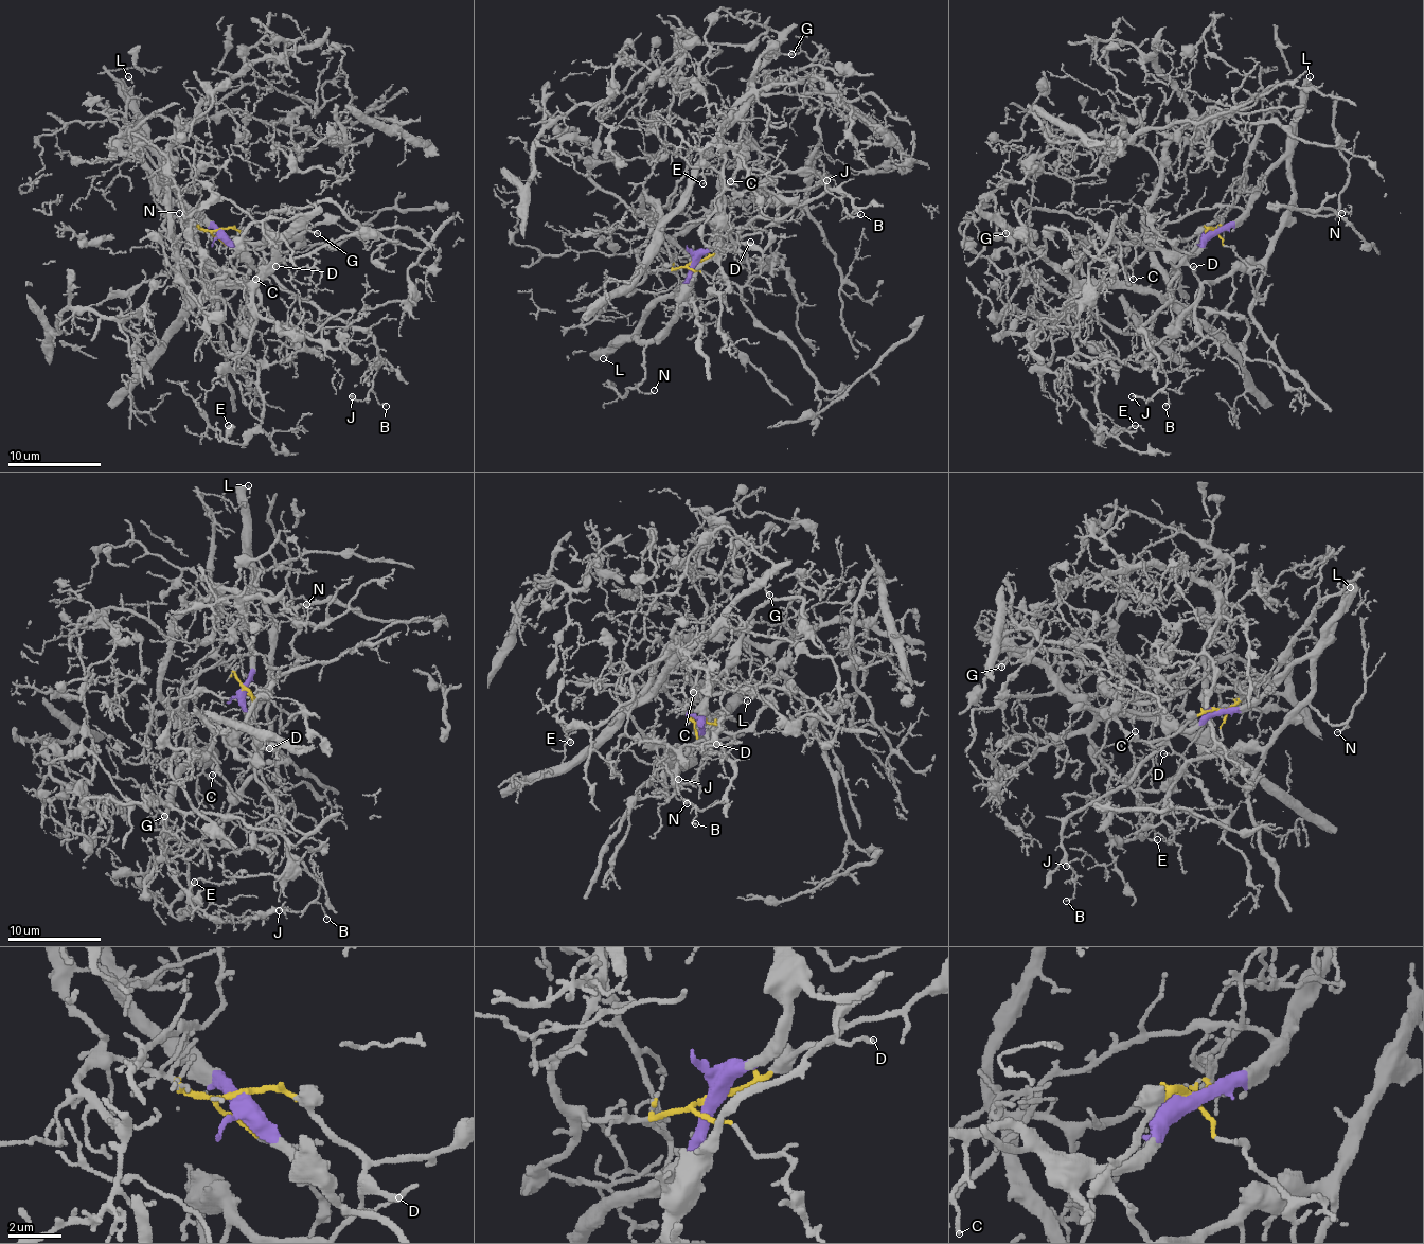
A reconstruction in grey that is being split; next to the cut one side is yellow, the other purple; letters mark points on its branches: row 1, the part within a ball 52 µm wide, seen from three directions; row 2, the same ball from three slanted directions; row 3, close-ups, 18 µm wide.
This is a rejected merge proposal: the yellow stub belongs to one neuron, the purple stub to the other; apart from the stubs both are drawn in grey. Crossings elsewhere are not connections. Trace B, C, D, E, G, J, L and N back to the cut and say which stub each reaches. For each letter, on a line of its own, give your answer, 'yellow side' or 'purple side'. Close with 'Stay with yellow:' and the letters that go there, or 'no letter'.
B: purple side
C: purple side
D: yellow side
E: yellow side
G: yellow side
J: purple side
L: purple side
N: purple side
Stay with yellow: D, E, G

